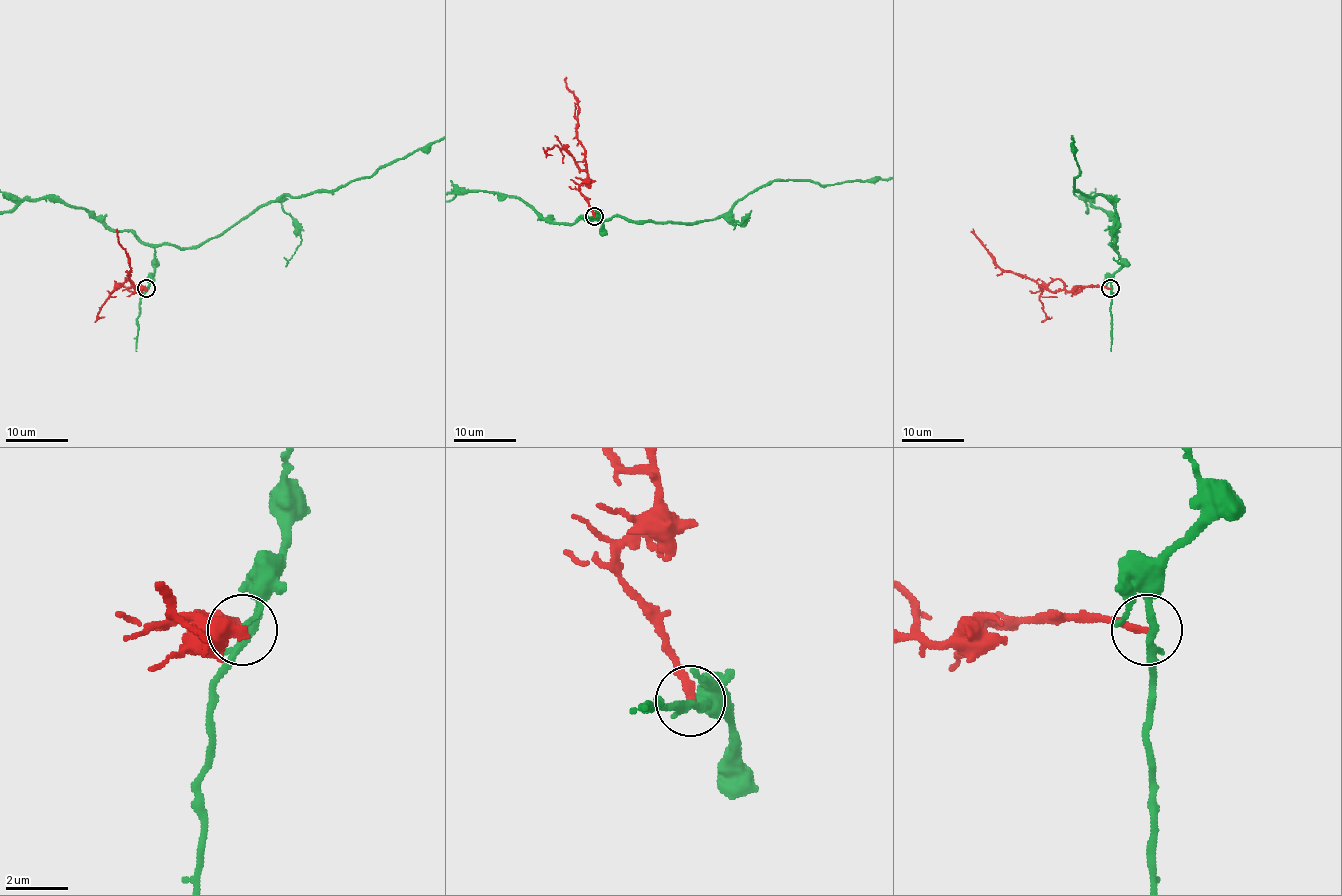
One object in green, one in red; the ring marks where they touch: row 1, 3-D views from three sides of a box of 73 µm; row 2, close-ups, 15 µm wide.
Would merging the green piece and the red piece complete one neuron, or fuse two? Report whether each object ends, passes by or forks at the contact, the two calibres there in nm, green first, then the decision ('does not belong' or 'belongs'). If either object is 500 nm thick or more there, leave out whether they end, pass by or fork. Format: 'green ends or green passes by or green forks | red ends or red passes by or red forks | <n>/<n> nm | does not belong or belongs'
green passes by | red ends | 240/240 nm | does not belong

